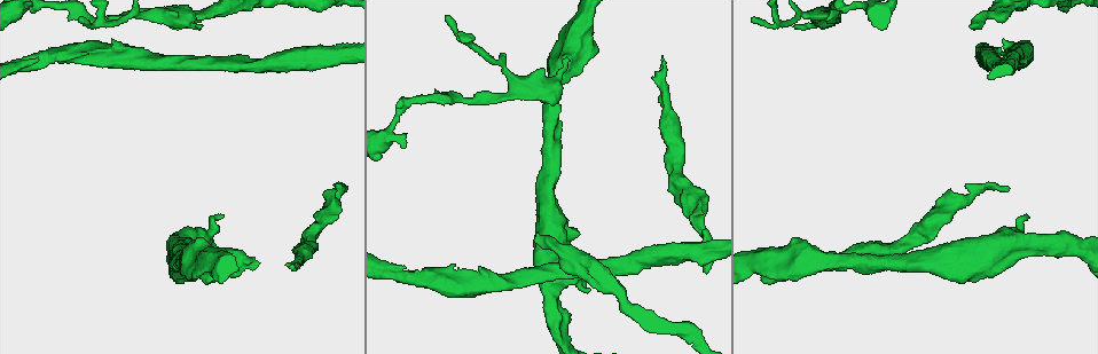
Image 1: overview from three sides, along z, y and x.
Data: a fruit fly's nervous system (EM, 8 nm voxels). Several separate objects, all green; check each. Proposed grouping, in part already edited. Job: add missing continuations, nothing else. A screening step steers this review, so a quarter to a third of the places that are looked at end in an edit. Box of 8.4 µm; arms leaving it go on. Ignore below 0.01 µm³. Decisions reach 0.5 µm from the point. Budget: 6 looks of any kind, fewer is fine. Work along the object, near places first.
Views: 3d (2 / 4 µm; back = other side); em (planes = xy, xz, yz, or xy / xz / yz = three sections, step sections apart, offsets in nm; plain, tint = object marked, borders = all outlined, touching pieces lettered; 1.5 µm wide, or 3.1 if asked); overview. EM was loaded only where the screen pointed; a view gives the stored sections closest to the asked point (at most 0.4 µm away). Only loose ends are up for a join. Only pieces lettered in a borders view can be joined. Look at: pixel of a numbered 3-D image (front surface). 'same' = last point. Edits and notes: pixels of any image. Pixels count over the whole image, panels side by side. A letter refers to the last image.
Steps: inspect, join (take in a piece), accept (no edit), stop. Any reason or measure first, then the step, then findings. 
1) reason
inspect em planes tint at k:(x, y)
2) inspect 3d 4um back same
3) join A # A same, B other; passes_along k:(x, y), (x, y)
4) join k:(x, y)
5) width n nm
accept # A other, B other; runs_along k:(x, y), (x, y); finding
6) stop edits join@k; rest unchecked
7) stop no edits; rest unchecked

free end
inspect em planes borders at 1:(218, 214)

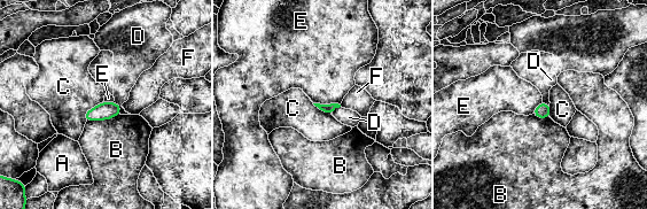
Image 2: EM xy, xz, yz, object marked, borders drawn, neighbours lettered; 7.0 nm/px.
accept # A other, B other, C other, D other, E other, F other; no lettered piece goes on from it

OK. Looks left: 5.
tapers out
inspect 3d 2um back at 1:(708, 270)

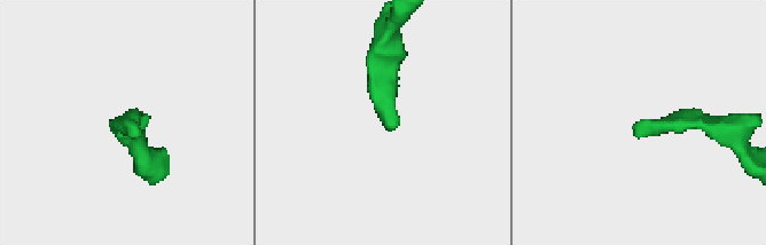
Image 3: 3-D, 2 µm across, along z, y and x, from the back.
inspect em planes borders at 3:(132, 139)

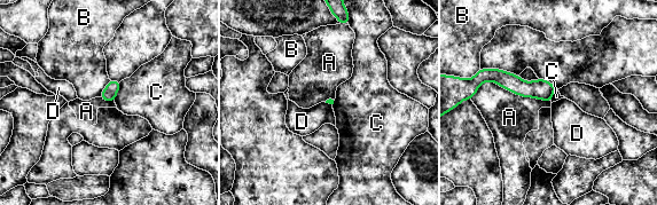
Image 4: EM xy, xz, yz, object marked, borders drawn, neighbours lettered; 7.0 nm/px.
accept # A other, B other, C other, D other; runs_along 4:(485, 78), (552, 88); no lettered piece goes on from it

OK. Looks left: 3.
branch stops here
inspect 3d 4um at 1:(565, 59)

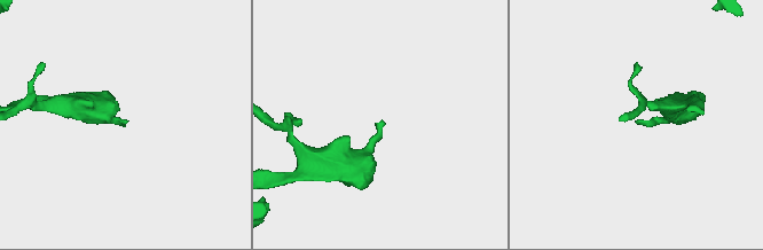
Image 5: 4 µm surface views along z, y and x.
need the tissue
inspect em xz step 4 borders at 5:(382, 121)

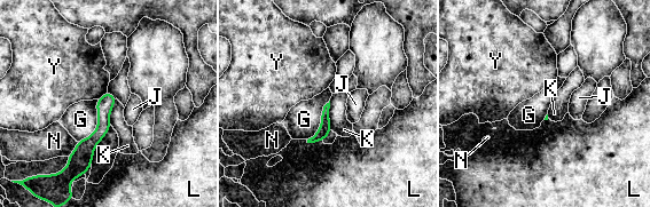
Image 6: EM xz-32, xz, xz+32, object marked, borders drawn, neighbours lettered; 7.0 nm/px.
accept # G other, J other, K other, L other, N other, Y other; border 6:(107, 92), (98, 98); none of them fits

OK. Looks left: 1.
stop no edits; rest unchecked

